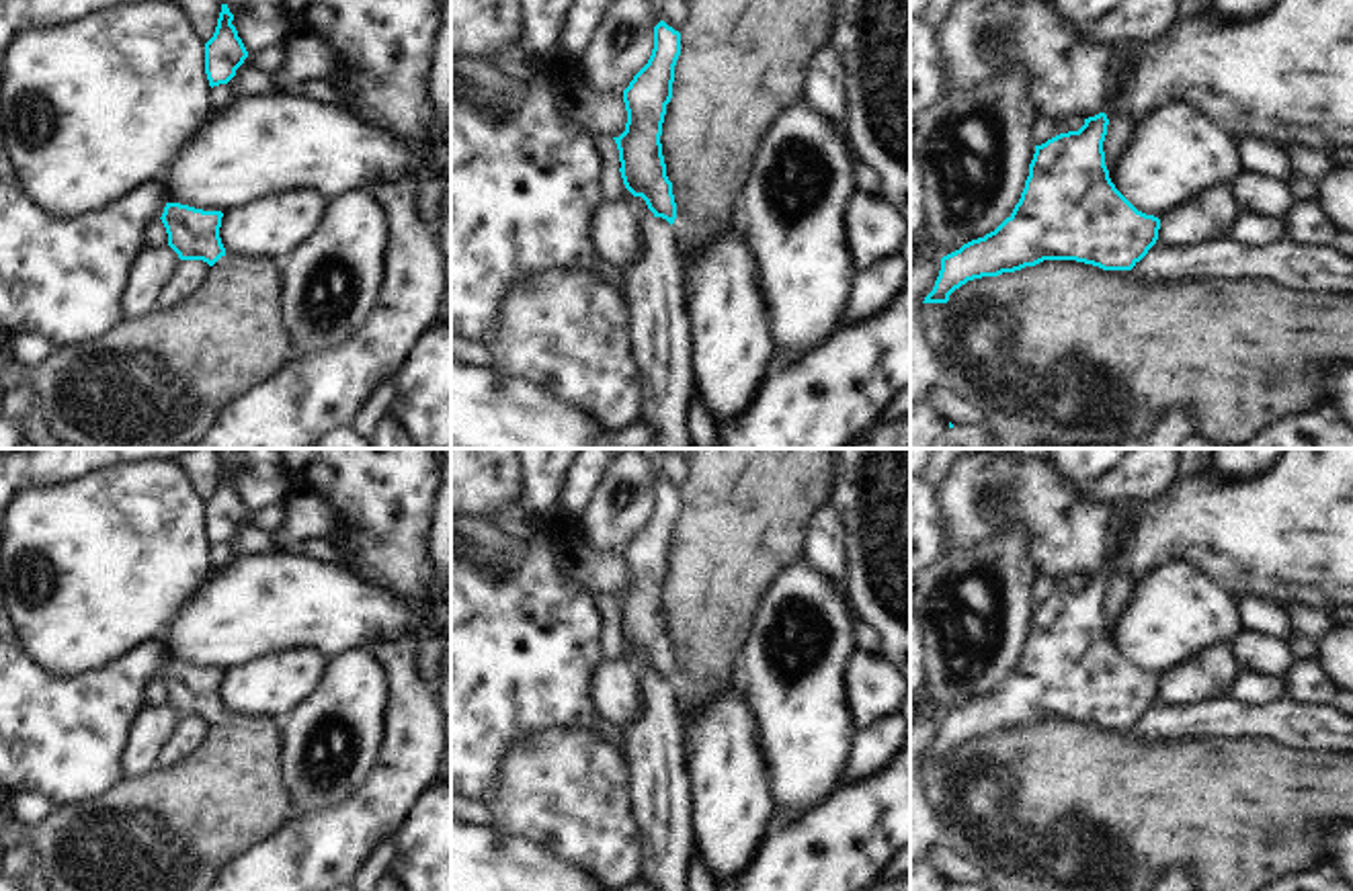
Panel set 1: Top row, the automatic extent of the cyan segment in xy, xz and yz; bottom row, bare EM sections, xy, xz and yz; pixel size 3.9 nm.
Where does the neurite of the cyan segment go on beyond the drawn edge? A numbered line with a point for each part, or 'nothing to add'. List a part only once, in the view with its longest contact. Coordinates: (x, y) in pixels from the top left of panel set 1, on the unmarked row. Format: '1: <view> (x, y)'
nothing to add

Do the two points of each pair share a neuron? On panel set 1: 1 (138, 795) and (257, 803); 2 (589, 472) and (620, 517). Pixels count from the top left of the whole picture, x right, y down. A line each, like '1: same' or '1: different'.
1: same
2: different

